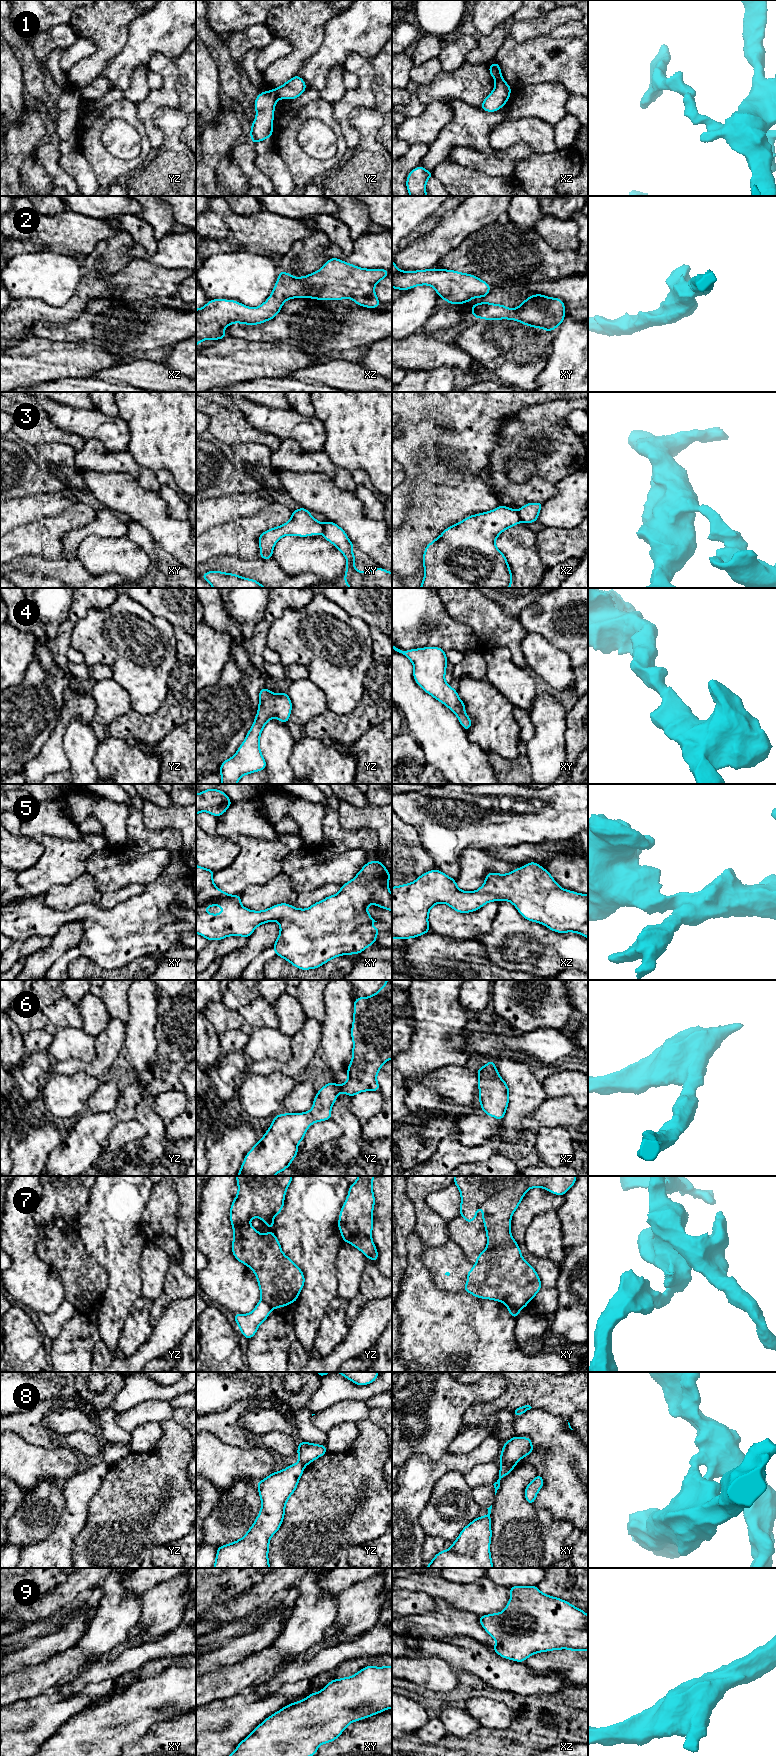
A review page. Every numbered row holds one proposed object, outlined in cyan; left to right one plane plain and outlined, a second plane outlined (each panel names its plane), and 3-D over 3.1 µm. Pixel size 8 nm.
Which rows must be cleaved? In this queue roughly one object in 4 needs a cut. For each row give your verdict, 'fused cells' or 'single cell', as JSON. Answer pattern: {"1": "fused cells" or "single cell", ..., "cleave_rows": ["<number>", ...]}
{"1": "fused cells", "2": "single cell", "3": "fused cells", "4": "single cell", "5": "single cell", "6": "single cell", "7": "fused cells", "8": "fused cells", "9": "single cell", "cleave_rows": ["1", "3", "7", "8"]}

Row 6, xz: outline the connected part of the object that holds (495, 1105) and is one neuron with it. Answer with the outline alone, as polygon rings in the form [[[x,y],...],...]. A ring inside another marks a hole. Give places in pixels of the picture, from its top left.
[[[493,1060],[476,1070],[479,1078],[479,1102],[482,1111],[502,1120],[509,1104],[509,1088],[500,1077]]]

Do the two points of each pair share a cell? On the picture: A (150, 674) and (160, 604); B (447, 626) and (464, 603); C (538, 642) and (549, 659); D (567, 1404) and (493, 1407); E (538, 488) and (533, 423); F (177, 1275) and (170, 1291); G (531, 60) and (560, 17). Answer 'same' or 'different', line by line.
A: different
B: different
C: same
D: same
E: same
F: same
G: different

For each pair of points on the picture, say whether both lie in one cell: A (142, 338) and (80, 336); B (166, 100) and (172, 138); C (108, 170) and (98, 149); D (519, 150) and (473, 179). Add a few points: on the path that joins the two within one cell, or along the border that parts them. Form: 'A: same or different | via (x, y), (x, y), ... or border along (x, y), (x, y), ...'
A: same | via (127, 336), (95, 336)
B: different | border along (177, 108), (160, 107), (155, 113), (156, 126)
C: same | via (105, 165), (98, 154)
D: different | border along (461, 165), (491, 176), (506, 177)

